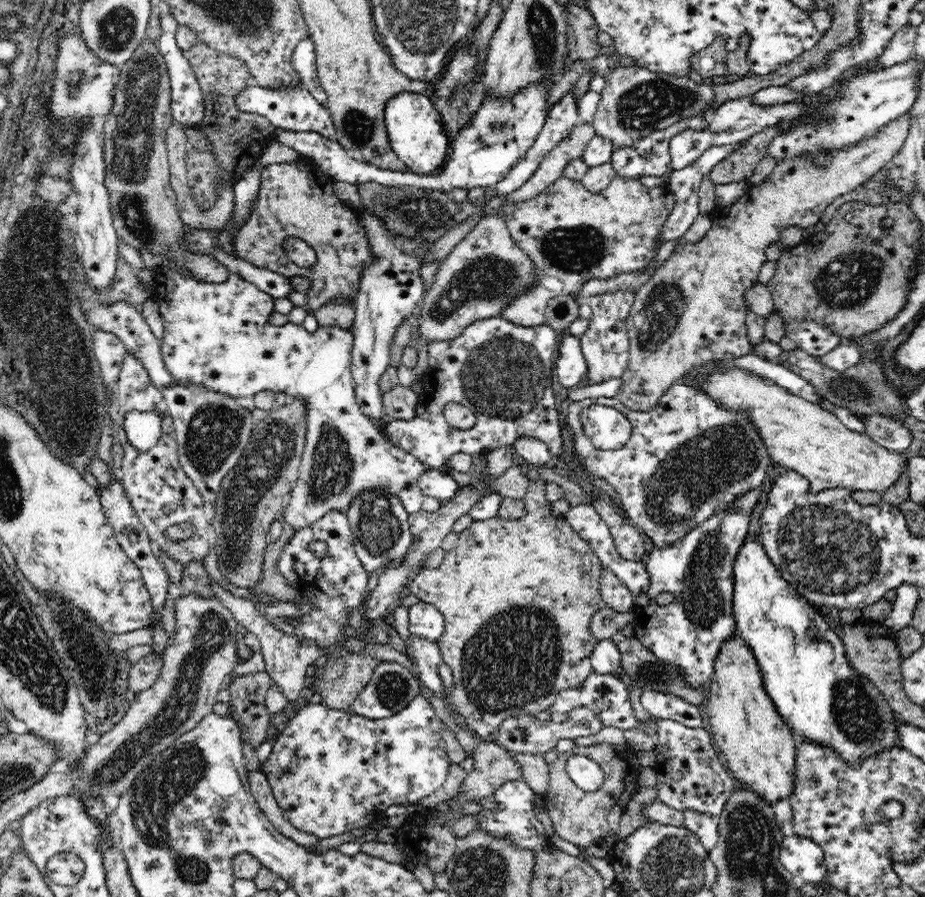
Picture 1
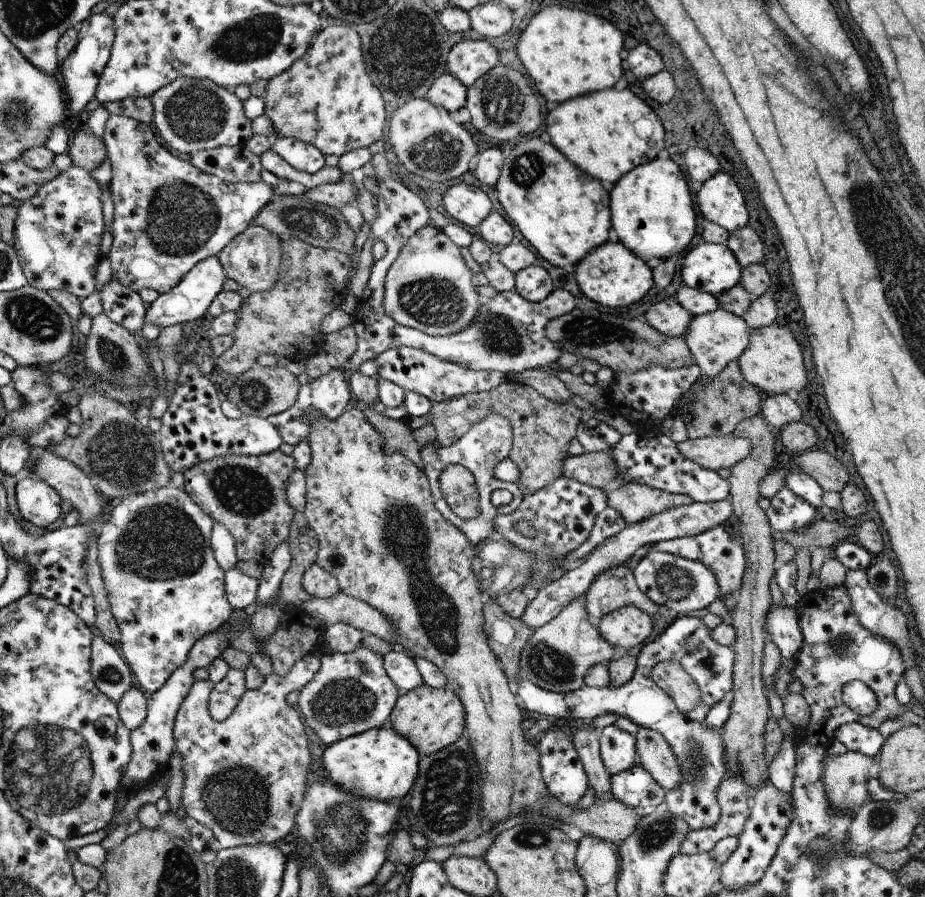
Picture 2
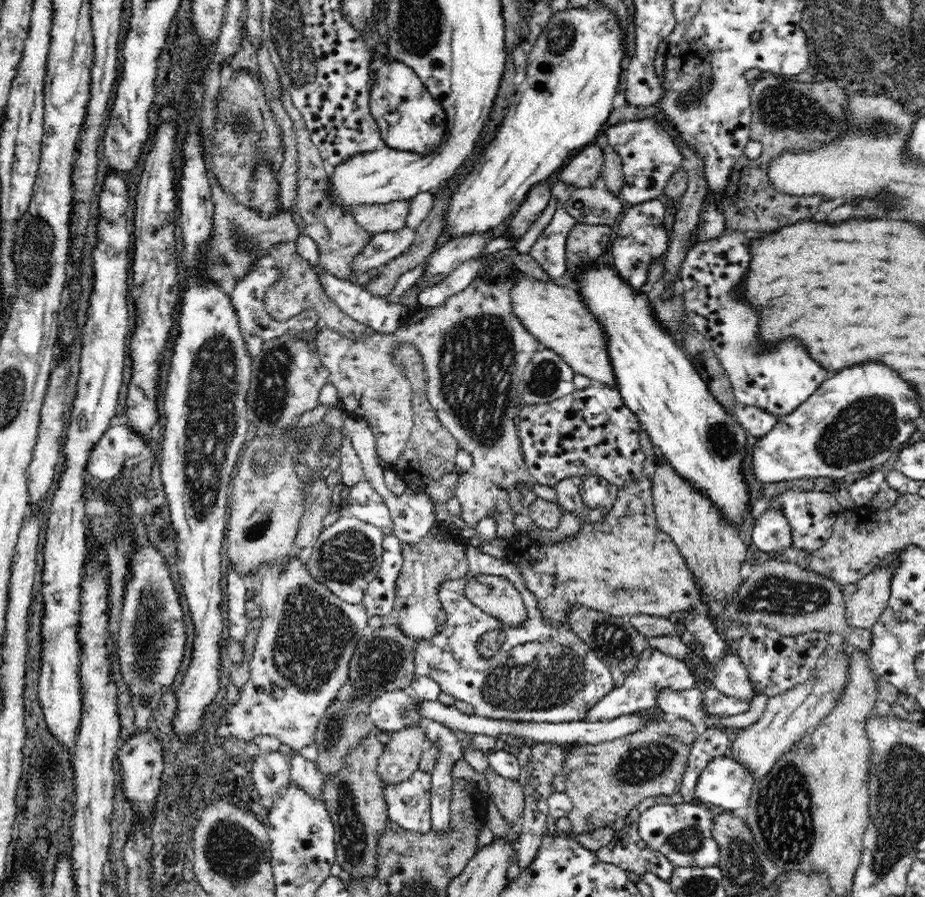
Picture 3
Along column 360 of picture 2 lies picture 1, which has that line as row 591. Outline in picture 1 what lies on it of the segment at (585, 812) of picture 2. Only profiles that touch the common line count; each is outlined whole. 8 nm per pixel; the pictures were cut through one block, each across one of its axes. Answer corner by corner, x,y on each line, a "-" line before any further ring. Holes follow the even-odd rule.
541,479
529,483
528,492
524,498
526,514
522,518
506,520
496,515
488,520
473,520
469,528
458,534
459,540
455,549
447,552
439,568
422,566
418,576
409,583
408,592
421,601
434,605
440,614
444,615
444,634
438,638
436,643
439,646
443,662
452,669
454,685
452,690
448,691
449,704
462,719
462,726
481,740
492,739
500,723
503,723
508,717
533,715
542,710
548,710
554,704
556,695
560,691
580,686
593,672
590,657
599,640
590,631
590,620
600,608
606,606
600,595
603,564
588,541
580,537
567,520
562,521
552,513
551,502
545,493
546,485
547,483

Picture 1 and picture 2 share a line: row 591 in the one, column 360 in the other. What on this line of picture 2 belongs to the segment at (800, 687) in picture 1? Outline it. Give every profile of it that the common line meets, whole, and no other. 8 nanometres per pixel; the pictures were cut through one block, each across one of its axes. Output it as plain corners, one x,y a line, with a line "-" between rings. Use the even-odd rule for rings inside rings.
385,724
331,744
324,751
322,760
326,777
338,788
360,798
398,802
414,786
421,757
404,736
400,736
390,724

